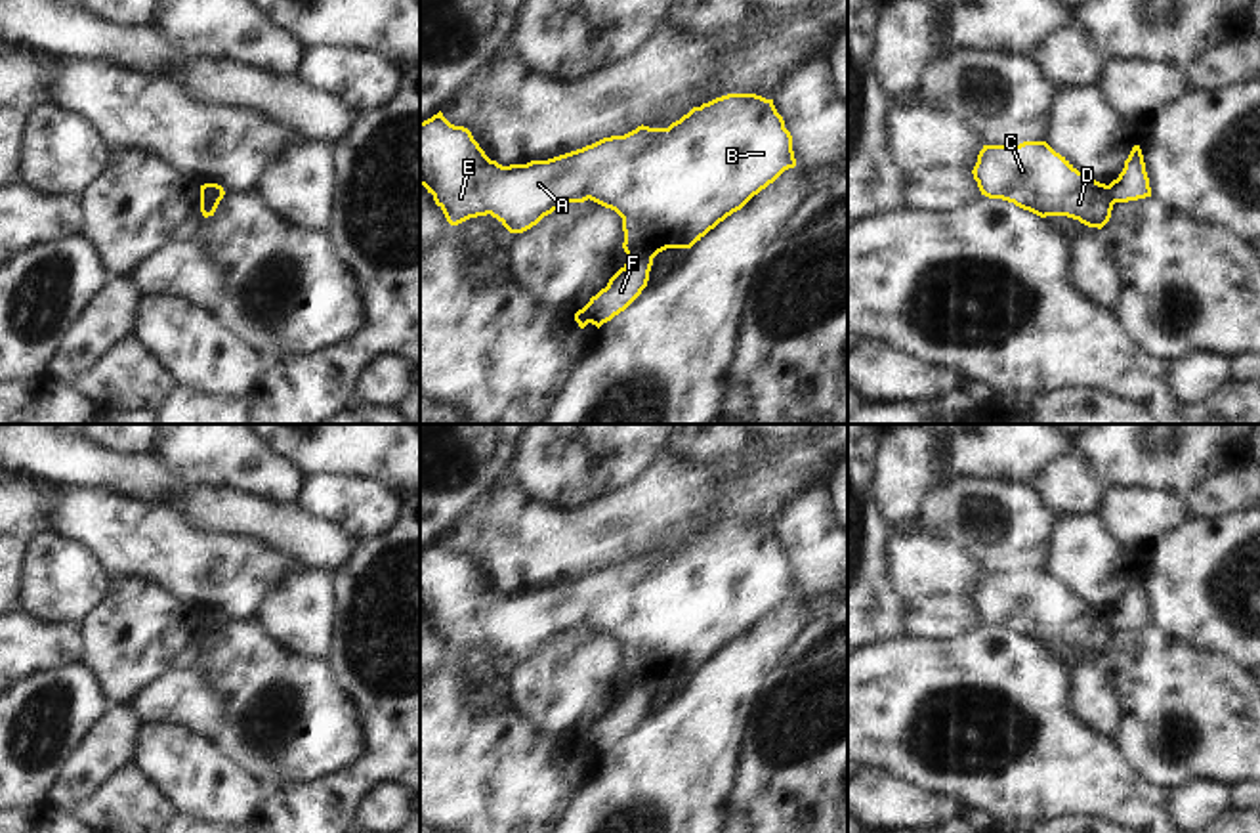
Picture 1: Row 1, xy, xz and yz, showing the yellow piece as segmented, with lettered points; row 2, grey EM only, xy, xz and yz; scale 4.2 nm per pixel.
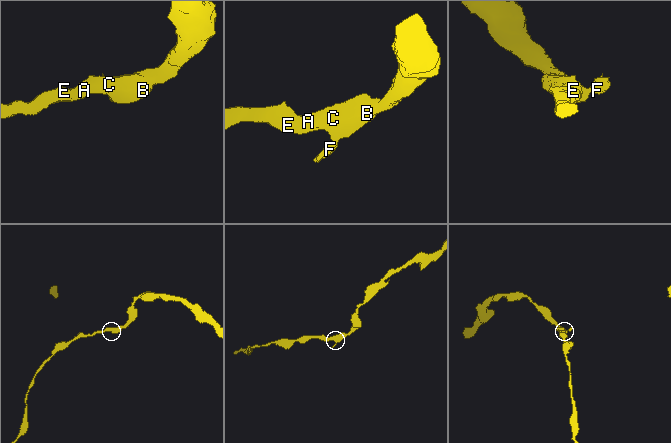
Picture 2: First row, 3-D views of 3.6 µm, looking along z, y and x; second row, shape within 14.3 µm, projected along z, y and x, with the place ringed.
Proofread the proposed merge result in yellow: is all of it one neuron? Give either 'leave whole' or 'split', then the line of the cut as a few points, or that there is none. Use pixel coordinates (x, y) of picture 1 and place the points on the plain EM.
split; cut xz (651, 684), (629, 686)

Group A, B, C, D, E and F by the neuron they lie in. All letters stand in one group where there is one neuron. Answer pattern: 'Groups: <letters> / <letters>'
Groups: A B C D E / F.

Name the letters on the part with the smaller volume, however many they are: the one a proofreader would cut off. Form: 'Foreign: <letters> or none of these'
Foreign: F.

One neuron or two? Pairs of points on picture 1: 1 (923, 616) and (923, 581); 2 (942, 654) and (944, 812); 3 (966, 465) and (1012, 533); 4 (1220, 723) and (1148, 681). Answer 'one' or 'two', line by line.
1: two
2: two
3: two
4: one

